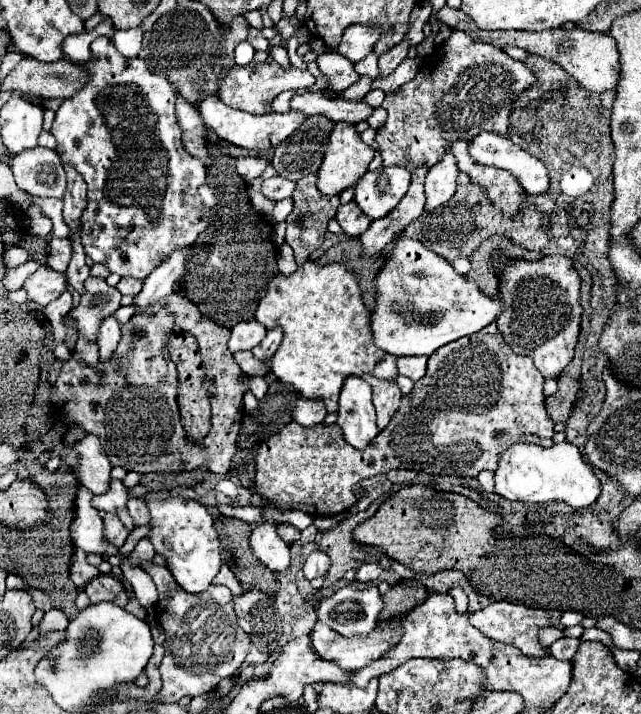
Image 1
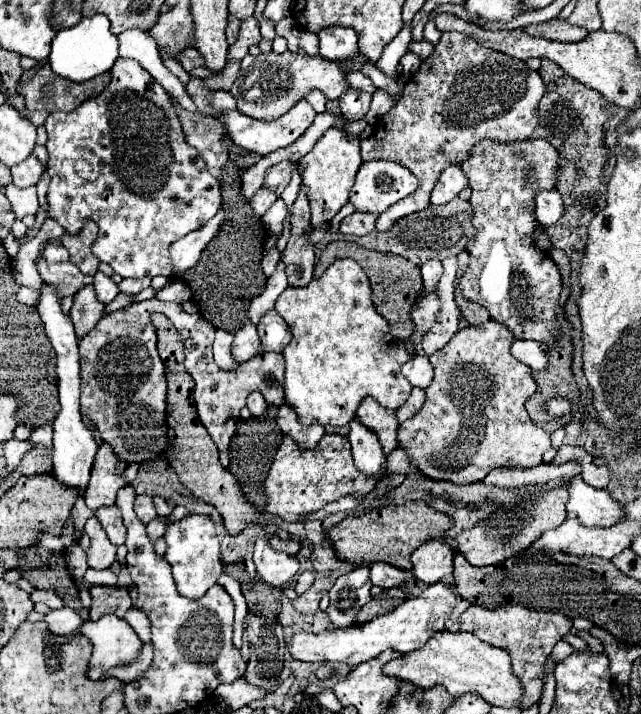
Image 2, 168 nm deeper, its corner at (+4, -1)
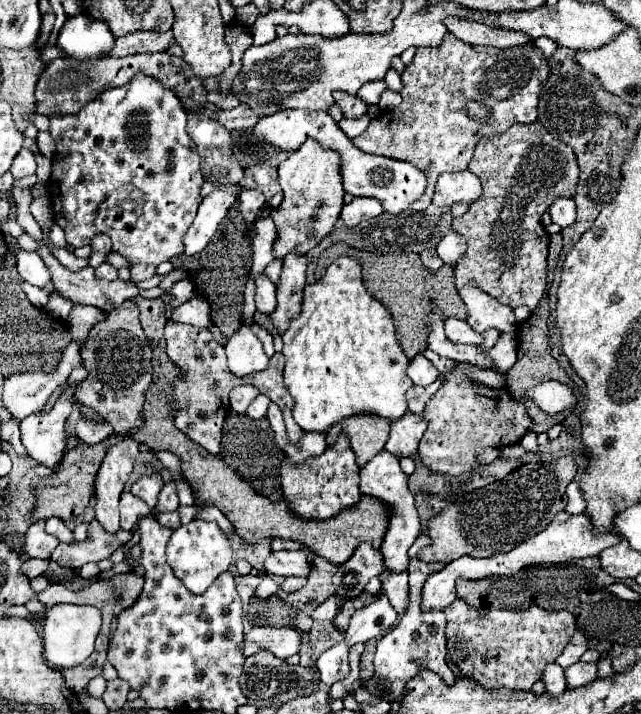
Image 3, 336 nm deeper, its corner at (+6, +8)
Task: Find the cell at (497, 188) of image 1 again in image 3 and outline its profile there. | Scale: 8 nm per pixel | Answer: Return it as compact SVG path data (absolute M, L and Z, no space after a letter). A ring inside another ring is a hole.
M539 123L513 125L503 135L497 135L493 139L481 139L477 143L475 155L469 163L469 171L479 177L483 185L483 199L479 199L479 203L473 203L463 217L453 219L453 229L467 241L467 253L455 265L457 289L461 289L467 281L475 281L499 303L509 305L511 309L515 309L517 305L527 305L531 311L535 311L539 299L545 293L547 277L549 235L541 225L541 215L555 199L575 197L575 187L579 183L577 157L569 145L559 141Z

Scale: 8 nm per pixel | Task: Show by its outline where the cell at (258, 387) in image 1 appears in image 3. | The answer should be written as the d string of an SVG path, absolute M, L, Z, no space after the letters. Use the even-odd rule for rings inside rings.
M257 395L255 401L249 405L249 409L247 409L245 413L247 413L251 419L261 419L261 417L265 417L269 403L271 403L271 401L269 401L265 395Z

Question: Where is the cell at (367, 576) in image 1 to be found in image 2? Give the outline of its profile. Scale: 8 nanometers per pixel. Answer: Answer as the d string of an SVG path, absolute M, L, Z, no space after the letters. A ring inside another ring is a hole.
M375 562L371 564L371 582L381 586L381 588L393 588L393 586L399 586L403 584L405 580L409 580L413 574L411 572L405 572L405 570L399 570L391 564L385 564L385 562Z

